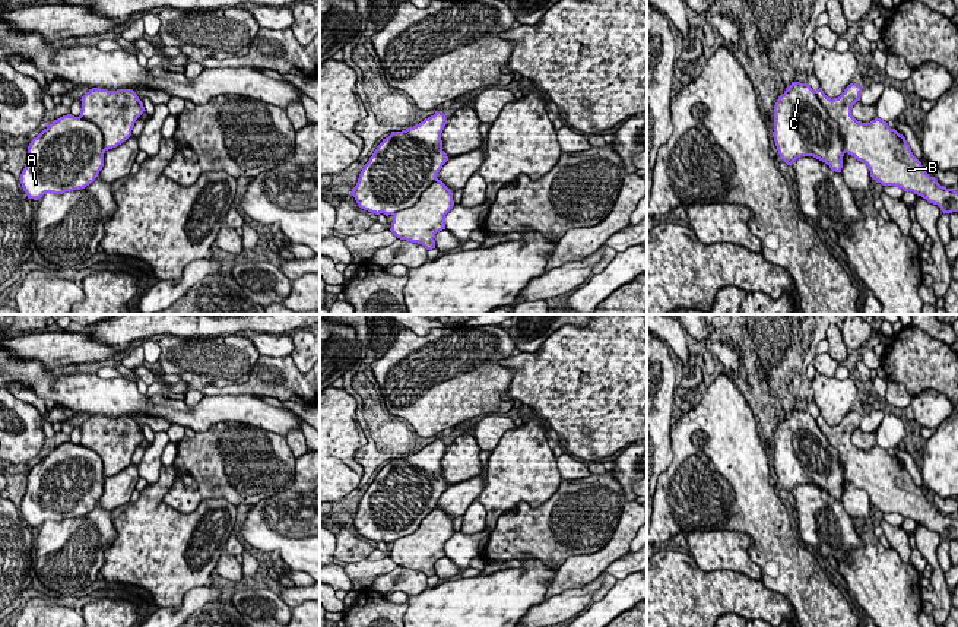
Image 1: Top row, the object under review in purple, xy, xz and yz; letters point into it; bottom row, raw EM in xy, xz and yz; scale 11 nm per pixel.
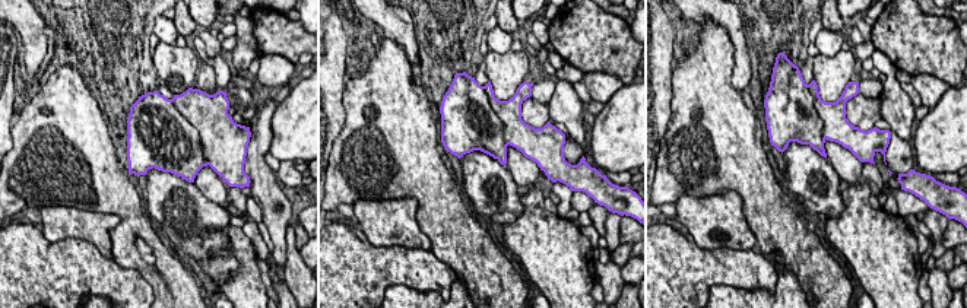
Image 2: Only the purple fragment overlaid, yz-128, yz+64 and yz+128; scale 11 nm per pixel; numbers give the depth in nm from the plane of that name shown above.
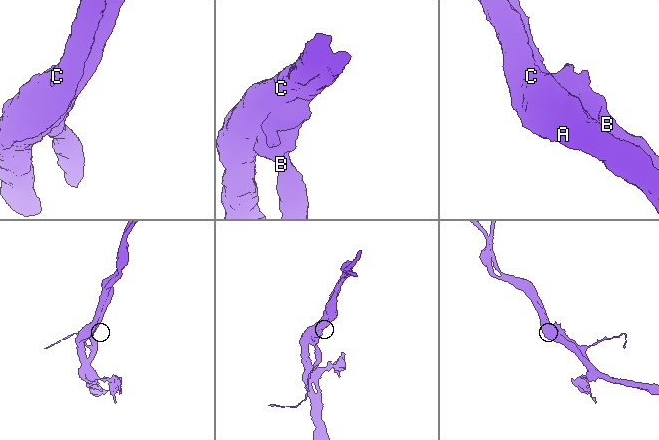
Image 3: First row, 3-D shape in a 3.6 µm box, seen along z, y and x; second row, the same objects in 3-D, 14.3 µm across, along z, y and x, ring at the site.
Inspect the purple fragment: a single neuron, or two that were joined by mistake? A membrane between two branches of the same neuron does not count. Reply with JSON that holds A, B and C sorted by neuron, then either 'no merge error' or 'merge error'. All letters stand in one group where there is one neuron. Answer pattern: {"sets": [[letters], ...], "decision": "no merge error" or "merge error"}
{"sets": [["A", "B", "C"]], "decision": "no merge error"}

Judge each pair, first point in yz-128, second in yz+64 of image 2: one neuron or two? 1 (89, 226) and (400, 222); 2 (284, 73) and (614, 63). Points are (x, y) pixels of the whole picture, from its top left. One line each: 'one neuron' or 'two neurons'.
1: one neuron
2: two neurons

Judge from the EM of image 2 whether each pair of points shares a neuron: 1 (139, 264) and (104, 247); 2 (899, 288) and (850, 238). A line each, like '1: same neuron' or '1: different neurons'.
1: different neurons
2: same neuron

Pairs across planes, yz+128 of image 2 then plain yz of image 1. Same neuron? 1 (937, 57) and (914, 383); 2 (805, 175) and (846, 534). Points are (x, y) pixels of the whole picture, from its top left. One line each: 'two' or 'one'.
1: one
2: one

